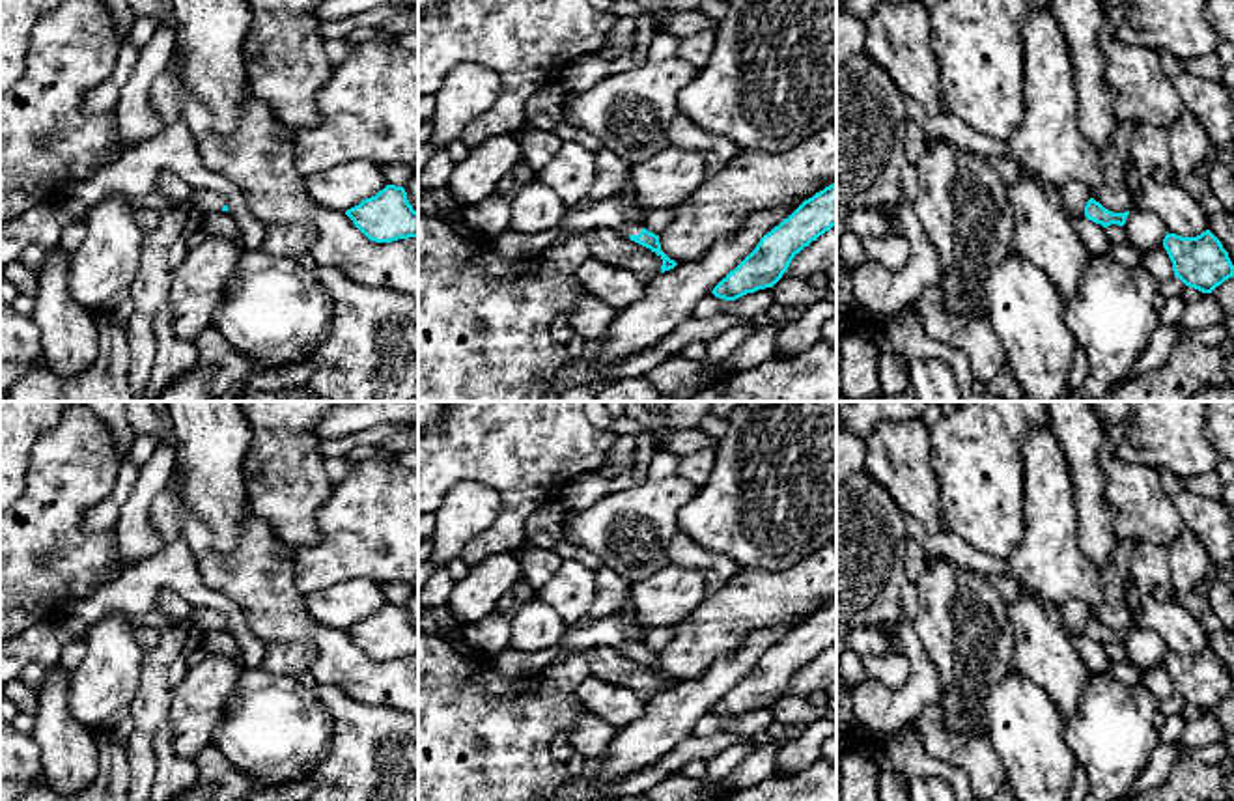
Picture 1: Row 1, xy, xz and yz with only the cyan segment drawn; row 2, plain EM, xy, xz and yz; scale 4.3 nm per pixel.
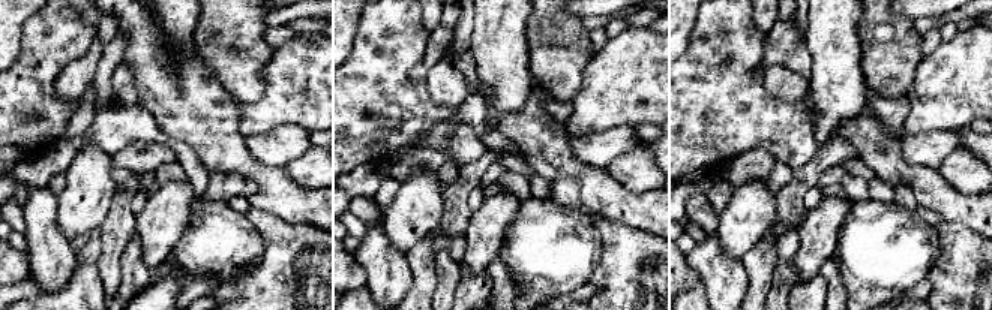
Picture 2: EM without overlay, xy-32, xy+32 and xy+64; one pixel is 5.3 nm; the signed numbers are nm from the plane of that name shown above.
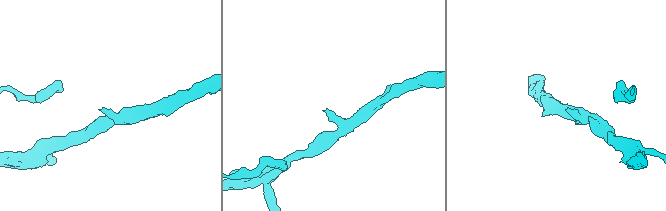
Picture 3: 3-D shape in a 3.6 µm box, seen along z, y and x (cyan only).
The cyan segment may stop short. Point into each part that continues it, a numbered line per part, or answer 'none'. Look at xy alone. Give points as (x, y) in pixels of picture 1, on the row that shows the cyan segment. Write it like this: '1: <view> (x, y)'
1: xy (198, 200)

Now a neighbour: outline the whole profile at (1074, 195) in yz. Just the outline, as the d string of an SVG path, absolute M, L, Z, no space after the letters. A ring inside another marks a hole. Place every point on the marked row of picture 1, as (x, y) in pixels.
M1070 181L1059 189L1059 196L1068 215L1085 217L1085 205L1092 192L1085 183Z

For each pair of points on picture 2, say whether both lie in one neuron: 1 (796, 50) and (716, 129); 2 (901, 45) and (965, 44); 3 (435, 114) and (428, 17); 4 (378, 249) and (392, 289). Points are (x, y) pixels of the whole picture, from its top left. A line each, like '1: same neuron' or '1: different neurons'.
1: different neurons
2: different neurons
3: different neurons
4: same neuron

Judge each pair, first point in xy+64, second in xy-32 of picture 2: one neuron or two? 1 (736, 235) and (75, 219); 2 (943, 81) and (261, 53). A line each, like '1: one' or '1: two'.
1: one
2: two

